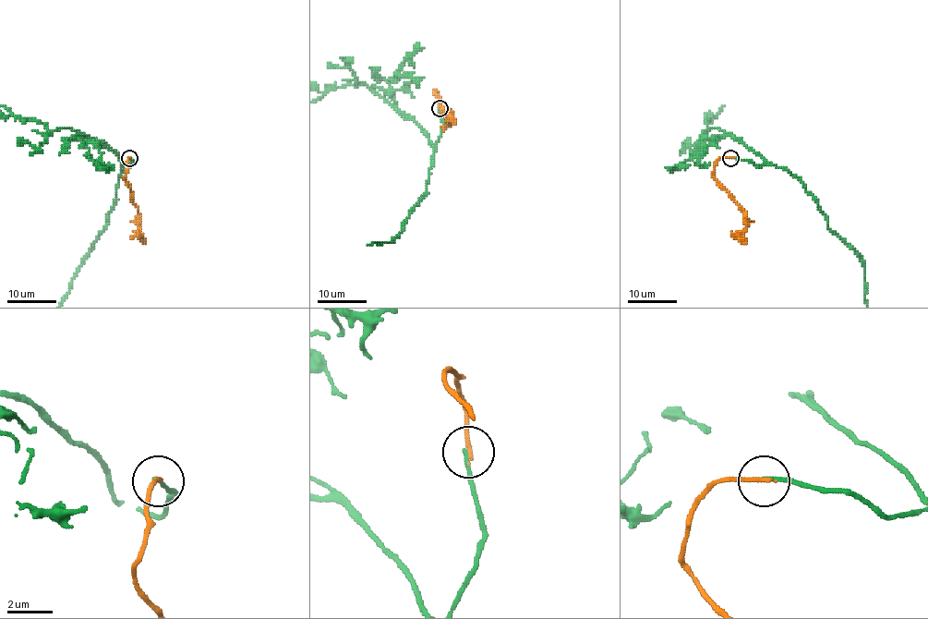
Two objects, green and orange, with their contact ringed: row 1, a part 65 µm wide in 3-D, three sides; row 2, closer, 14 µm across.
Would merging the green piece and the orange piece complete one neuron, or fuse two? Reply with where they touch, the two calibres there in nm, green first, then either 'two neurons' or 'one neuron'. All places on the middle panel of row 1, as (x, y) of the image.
at (439, 108); 190 nm thick on the green side, 200 nm on the other; two neurons

